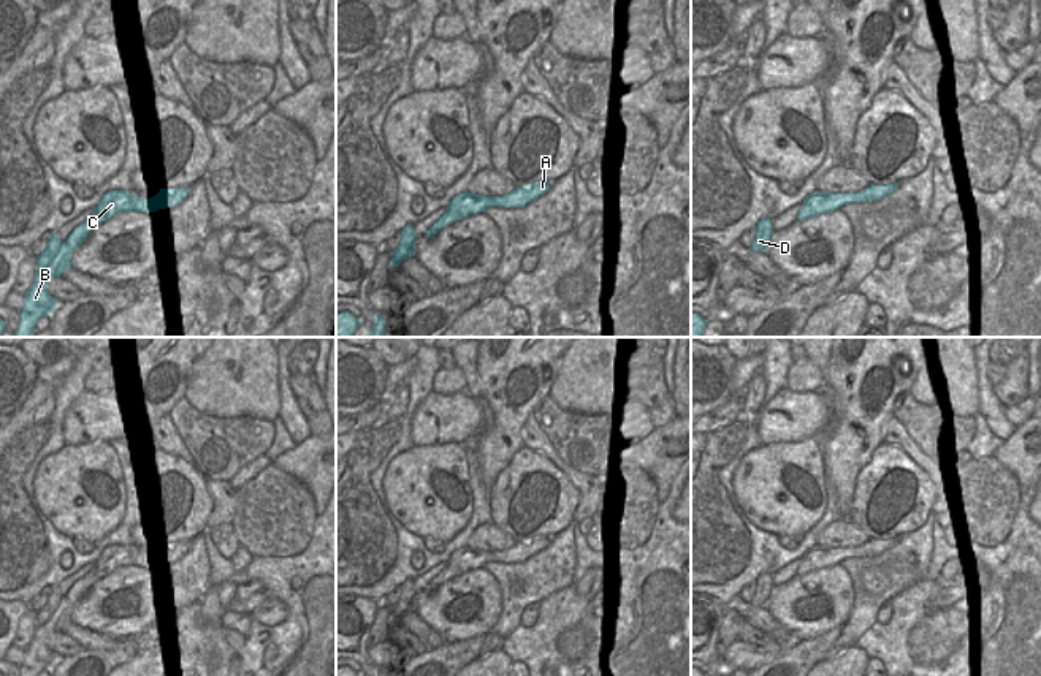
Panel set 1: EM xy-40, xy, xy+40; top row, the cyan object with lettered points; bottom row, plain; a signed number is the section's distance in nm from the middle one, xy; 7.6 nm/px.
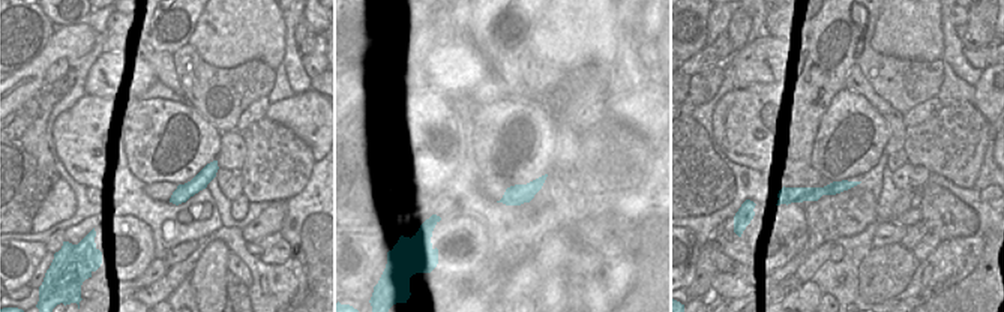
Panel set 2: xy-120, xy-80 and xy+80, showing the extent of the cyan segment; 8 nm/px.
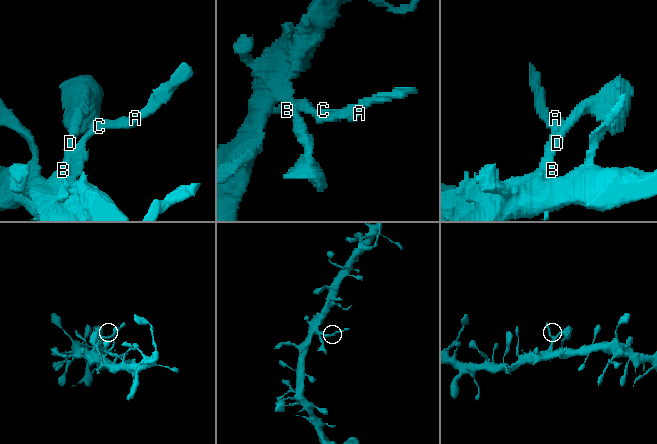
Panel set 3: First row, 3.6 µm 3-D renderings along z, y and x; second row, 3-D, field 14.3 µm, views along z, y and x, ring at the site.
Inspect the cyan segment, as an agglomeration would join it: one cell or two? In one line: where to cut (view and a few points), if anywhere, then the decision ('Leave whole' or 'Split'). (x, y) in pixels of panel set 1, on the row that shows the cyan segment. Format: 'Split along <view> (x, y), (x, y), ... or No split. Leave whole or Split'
Split along xy (449, 203), (458, 219). Split

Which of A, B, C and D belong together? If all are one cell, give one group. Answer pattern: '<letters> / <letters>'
A C / B D

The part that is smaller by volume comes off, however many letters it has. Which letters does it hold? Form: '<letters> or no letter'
A, C

